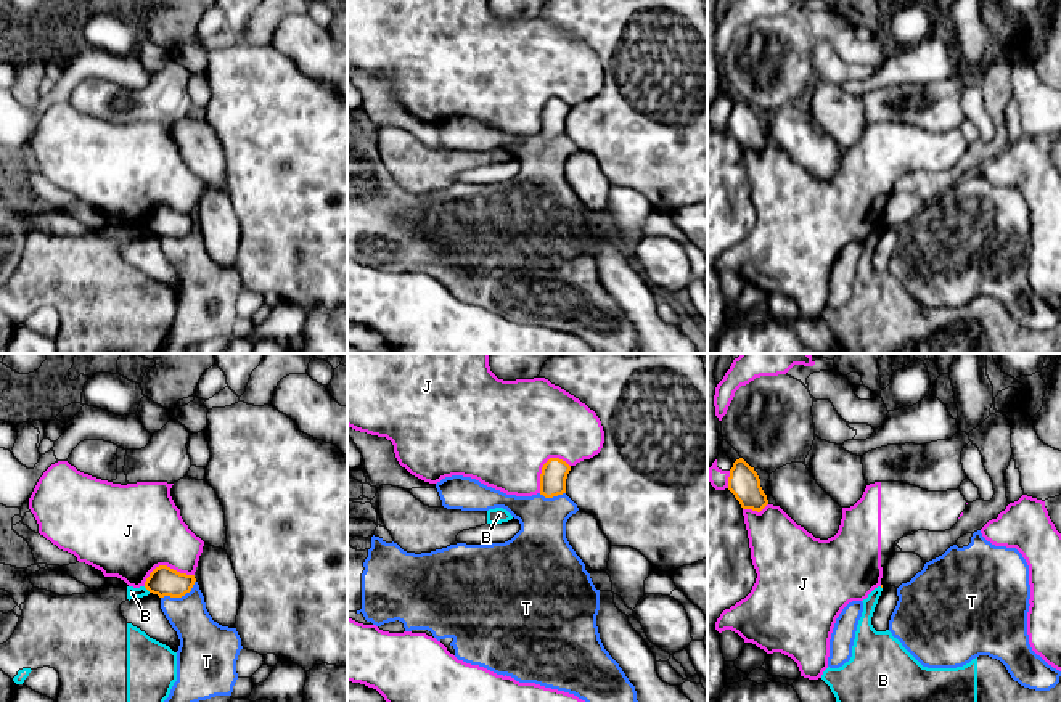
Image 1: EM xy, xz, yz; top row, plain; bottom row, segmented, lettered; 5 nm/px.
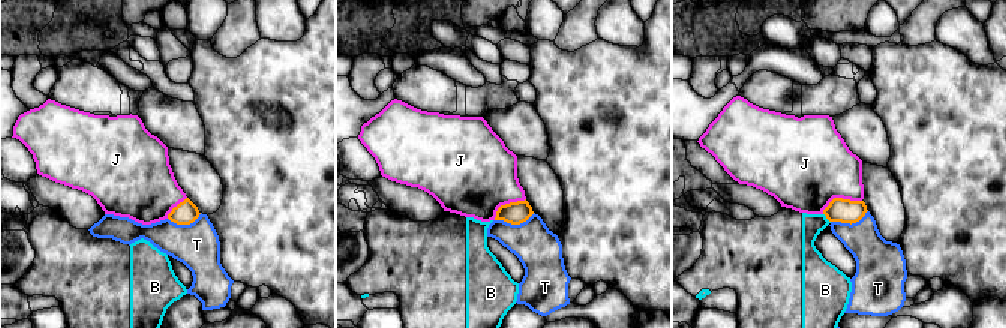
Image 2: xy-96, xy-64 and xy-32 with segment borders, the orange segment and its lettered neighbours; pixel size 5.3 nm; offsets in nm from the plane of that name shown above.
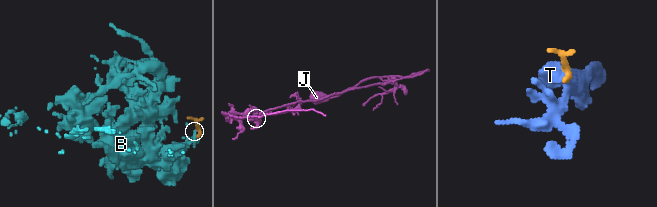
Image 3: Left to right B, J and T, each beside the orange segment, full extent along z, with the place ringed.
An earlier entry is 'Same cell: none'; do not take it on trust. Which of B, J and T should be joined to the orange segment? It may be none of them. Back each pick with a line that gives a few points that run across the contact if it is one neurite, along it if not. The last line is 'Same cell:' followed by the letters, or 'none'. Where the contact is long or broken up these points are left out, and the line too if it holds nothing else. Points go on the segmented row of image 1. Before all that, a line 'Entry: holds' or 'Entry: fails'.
Entry: holds
Same cell: none

